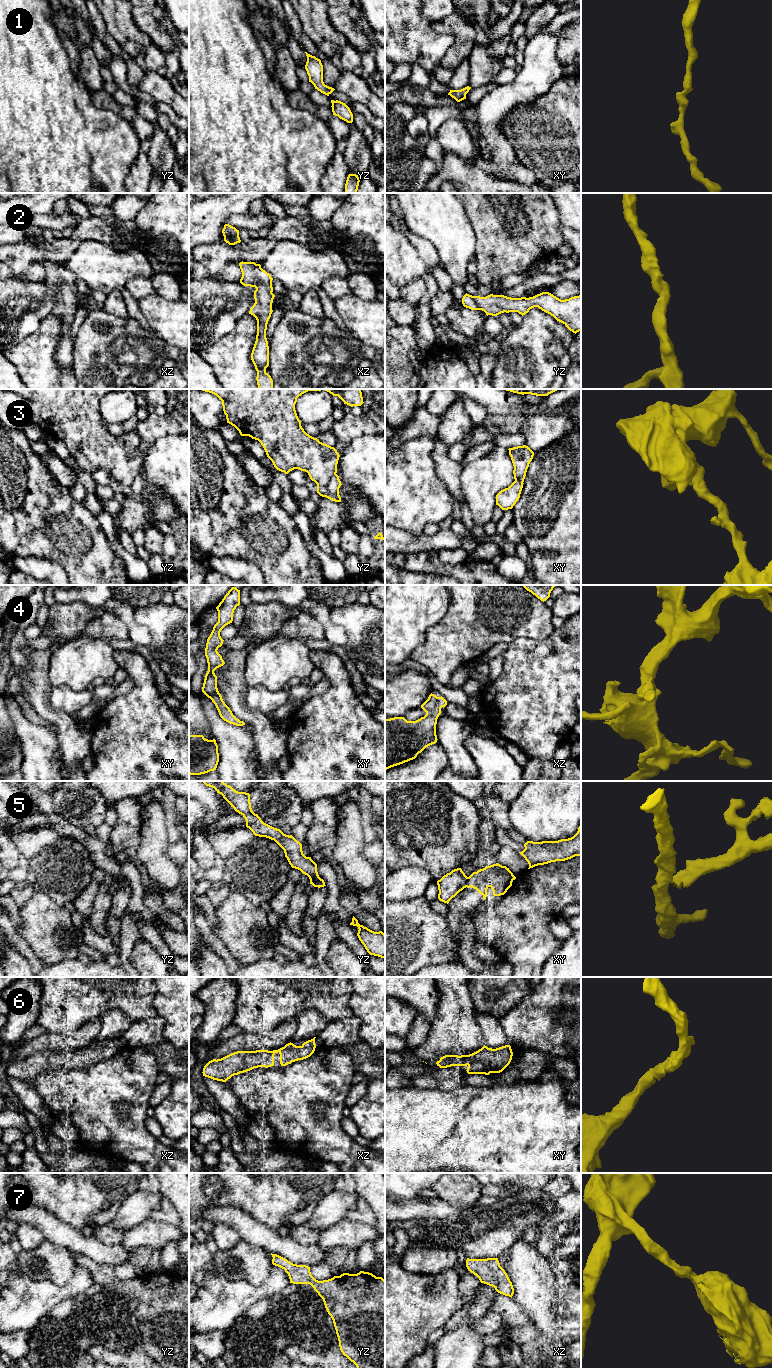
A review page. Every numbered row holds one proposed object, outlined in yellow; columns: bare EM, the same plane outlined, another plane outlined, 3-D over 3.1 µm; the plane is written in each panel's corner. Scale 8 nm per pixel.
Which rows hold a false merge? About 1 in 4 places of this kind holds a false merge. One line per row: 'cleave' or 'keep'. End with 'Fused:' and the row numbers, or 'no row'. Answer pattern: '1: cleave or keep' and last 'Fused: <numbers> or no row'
1: keep
2: keep
3: cleave
4: keep
5: cleave
6: keep
7: keep
Fused: 3, 5

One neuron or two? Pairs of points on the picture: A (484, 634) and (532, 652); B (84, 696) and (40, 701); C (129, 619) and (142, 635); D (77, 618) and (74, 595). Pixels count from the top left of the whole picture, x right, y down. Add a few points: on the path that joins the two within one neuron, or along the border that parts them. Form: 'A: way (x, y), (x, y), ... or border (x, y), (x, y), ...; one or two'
A: border (531, 638), (516, 638), (508, 643); two
B: border (52, 686), (50, 703), (69, 714); two
C: way (131, 623), (138, 631); one
D: border (56, 601), (59, 603), (86, 602), (95, 607); two

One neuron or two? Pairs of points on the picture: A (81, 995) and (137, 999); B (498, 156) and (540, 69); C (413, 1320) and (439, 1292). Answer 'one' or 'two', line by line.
A: one
B: one
C: one

